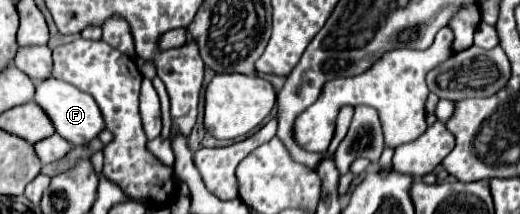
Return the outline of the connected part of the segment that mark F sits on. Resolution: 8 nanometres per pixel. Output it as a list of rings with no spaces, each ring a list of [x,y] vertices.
[[[56,78],[36,82],[34,100],[36,100],[38,106],[44,108],[46,114],[52,116],[52,124],[56,126],[56,134],[60,134],[62,138],[66,138],[74,146],[84,146],[84,144],[92,142],[94,138],[98,138],[98,134],[102,130],[106,130],[104,116],[102,116],[100,108],[96,106],[96,102],[90,98],[90,94],[76,90],[74,86],[70,86],[66,82],[60,82]]]

